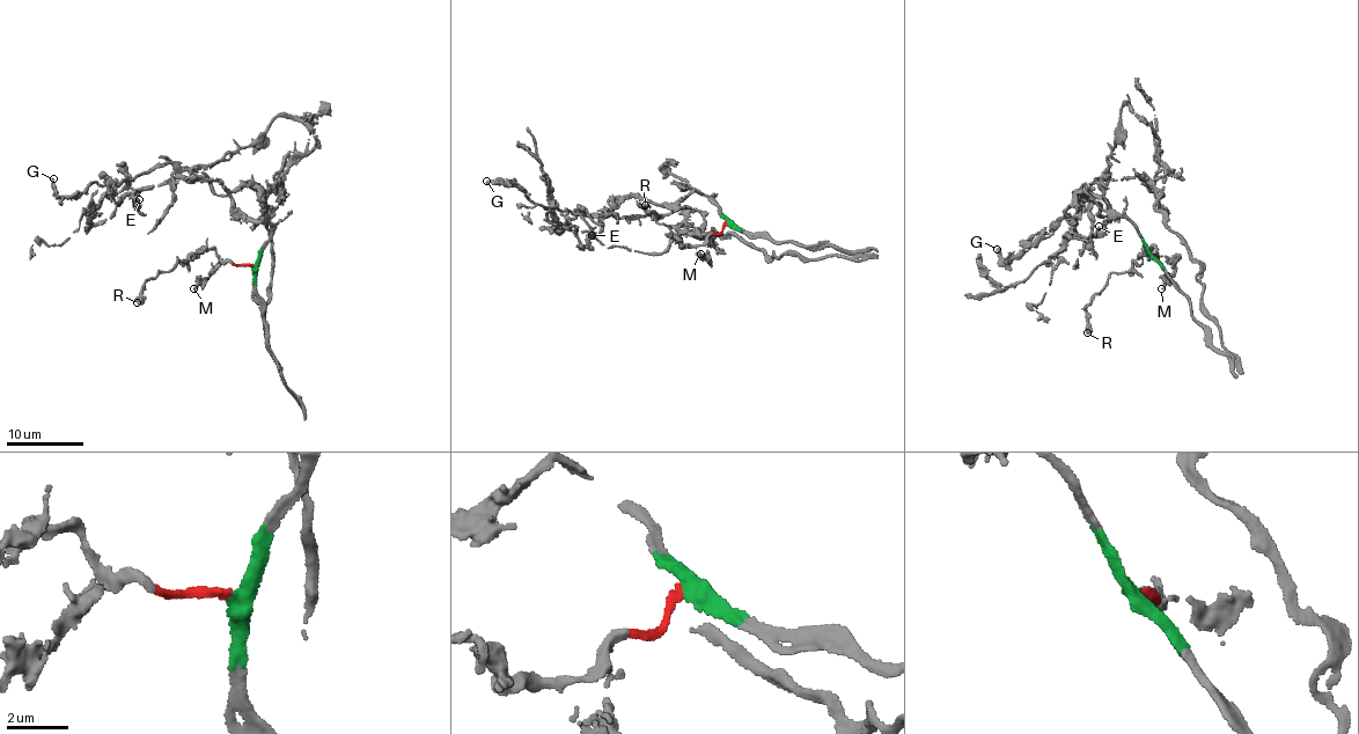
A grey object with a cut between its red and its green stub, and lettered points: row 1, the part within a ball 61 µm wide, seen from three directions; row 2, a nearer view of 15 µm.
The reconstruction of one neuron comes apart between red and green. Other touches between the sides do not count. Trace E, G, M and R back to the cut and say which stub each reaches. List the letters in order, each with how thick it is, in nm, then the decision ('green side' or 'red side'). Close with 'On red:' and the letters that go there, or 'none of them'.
E: calibre 110 nm; green side
G: calibre 260 nm; green side
M: calibre 200 nm; red side
R: calibre 280 nm; red side
On red: M, R

